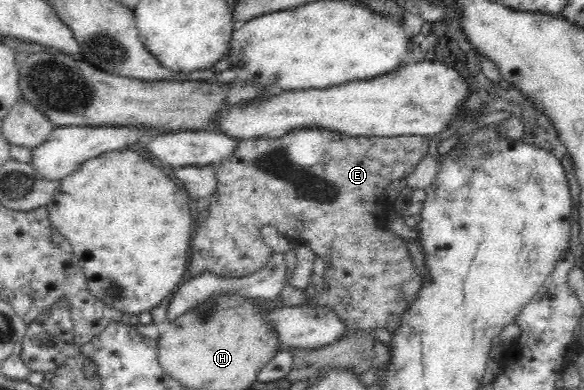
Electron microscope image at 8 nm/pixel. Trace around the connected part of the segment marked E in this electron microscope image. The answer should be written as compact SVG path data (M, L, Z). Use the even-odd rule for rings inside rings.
M299 128L293 131L287 132L280 138L266 139L250 138L241 140L234 150L225 161L221 163L214 163L212 168L214 169L217 178L216 192L211 196L210 205L208 207L209 215L206 220L201 221L200 225L196 229L196 234L192 236L192 260L190 260L190 268L188 273L190 278L198 277L203 274L204 271L210 272L218 277L244 277L256 272L260 272L274 254L270 246L266 244L260 234L260 228L264 225L272 225L282 237L292 238L296 240L304 240L308 242L310 249L316 253L316 255L324 260L326 271L324 274L325 285L324 289L318 294L318 305L330 305L333 312L344 321L344 324L348 329L365 330L372 332L375 328L386 328L393 332L400 326L400 317L403 316L405 309L417 298L418 290L420 290L421 276L418 274L413 261L408 254L406 248L406 241L399 236L396 236L394 232L388 229L382 230L378 228L378 218L386 214L386 206L384 206L384 197L386 196L385 189L392 180L398 180L398 178L407 177L416 168L416 164L422 160L422 156L428 154L428 140L427 136L416 135L402 135L402 136L388 136L388 137L376 137L376 136L348 136L343 132L328 131L321 128Z

